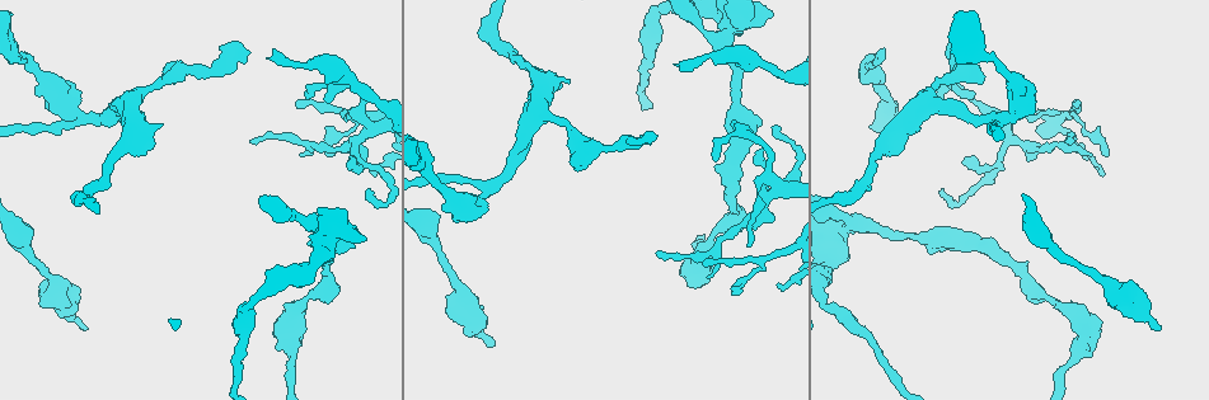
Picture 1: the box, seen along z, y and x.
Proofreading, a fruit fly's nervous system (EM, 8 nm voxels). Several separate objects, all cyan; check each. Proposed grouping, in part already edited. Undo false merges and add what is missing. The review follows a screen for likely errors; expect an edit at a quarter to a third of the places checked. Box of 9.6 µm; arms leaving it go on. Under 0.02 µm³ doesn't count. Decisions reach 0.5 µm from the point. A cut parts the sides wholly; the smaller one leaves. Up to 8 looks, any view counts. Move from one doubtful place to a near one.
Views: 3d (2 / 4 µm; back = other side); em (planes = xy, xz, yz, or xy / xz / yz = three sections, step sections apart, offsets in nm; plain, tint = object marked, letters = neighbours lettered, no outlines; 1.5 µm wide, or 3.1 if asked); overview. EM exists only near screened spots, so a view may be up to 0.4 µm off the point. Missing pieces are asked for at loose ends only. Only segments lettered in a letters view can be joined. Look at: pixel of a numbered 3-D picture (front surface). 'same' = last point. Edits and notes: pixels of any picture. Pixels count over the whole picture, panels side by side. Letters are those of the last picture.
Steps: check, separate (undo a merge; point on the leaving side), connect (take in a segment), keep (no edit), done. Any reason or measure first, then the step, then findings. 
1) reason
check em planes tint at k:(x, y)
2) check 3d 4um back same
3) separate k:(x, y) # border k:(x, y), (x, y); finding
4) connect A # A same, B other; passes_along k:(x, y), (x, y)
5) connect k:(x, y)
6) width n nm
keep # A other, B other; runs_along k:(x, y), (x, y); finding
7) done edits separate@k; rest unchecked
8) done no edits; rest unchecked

check em planes letters at 1:(251, 142)

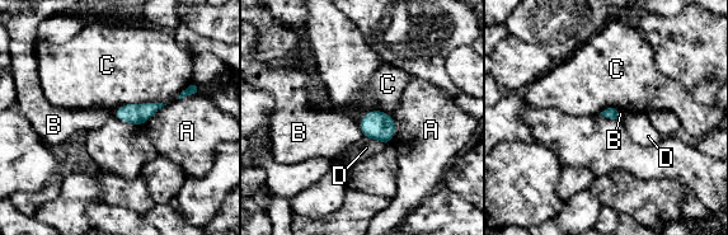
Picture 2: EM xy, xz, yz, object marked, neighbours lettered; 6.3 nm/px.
keep # A other, B other, C other, D other; no lettered segment goes on from it

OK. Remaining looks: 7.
free end
check em planes letters at 1:(971, 96)

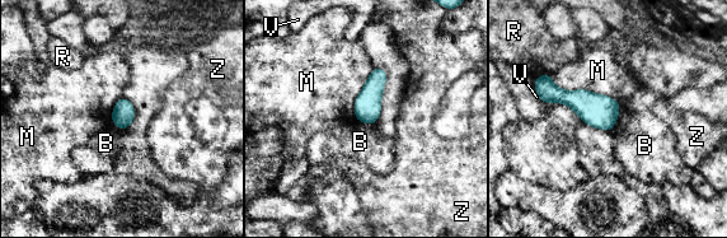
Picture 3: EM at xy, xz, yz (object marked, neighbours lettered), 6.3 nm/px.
keep # B other, M other, R other, V other, Z other; border 3:(622, 106), (617, 122), (610, 130); none of them fits

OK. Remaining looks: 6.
calibre changes
check em planes letters at 1:(725, 55)

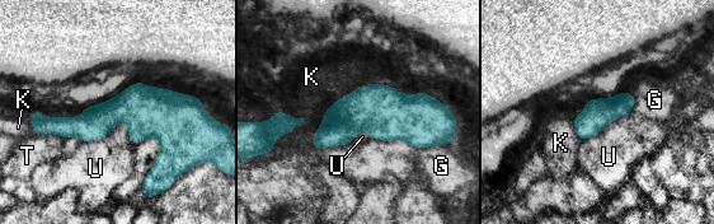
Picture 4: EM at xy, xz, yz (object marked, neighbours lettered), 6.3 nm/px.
width 180 nm
keep # G other, K other, T other, U other; border 4:(81, 141), (125, 122), (134, 145); one cell here

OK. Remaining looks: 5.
done no edits; rest unchecked

